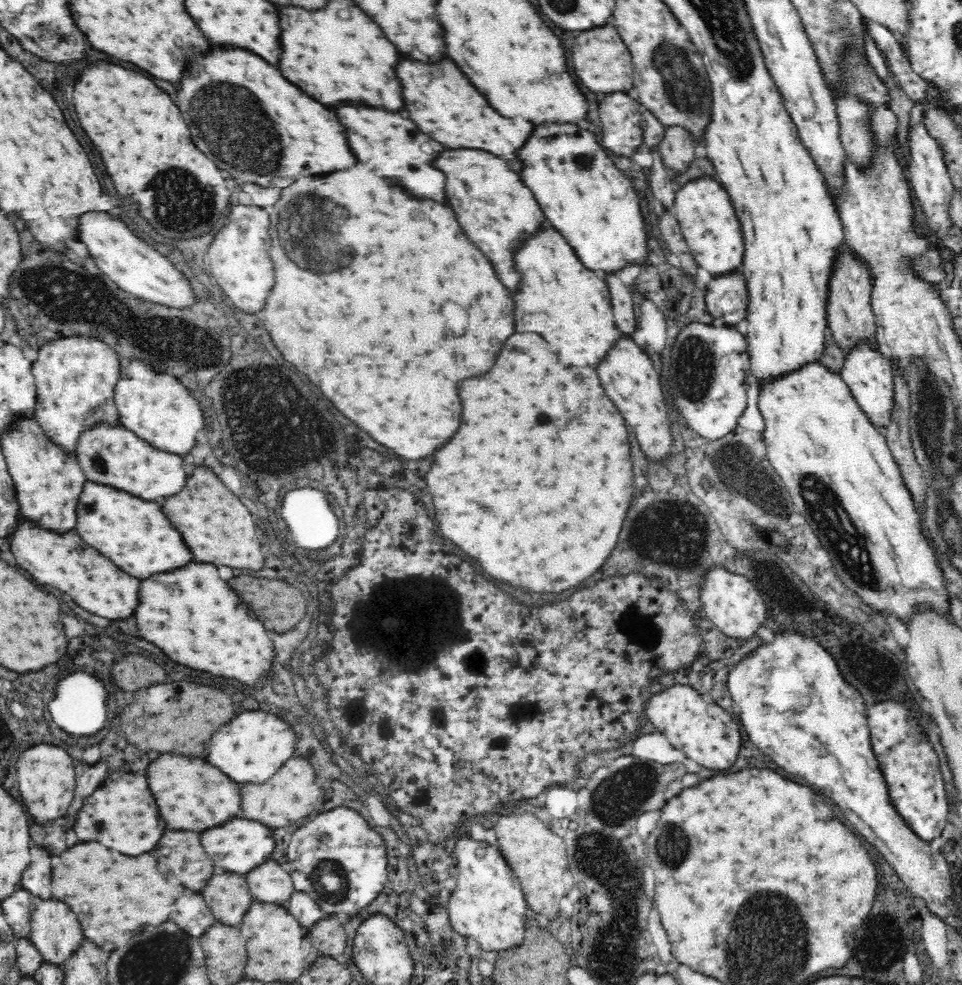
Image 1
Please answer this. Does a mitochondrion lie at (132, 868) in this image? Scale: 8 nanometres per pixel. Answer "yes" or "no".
no

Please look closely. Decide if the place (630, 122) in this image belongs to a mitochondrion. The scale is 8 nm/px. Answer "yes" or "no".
no

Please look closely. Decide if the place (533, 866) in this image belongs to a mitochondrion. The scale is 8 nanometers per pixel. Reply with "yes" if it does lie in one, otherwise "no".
no

